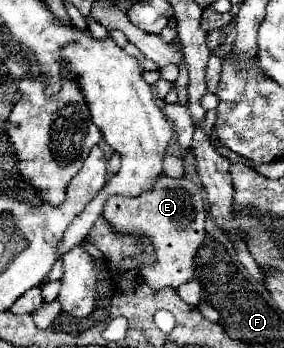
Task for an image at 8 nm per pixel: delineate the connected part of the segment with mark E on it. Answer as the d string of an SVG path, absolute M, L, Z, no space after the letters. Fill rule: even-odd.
M160 176L152 192L144 192L138 198L108 198L104 204L104 218L120 232L146 234L154 242L156 262L142 268L144 282L154 290L178 288L194 278L196 252L206 238L206 210L198 186L188 178Z

